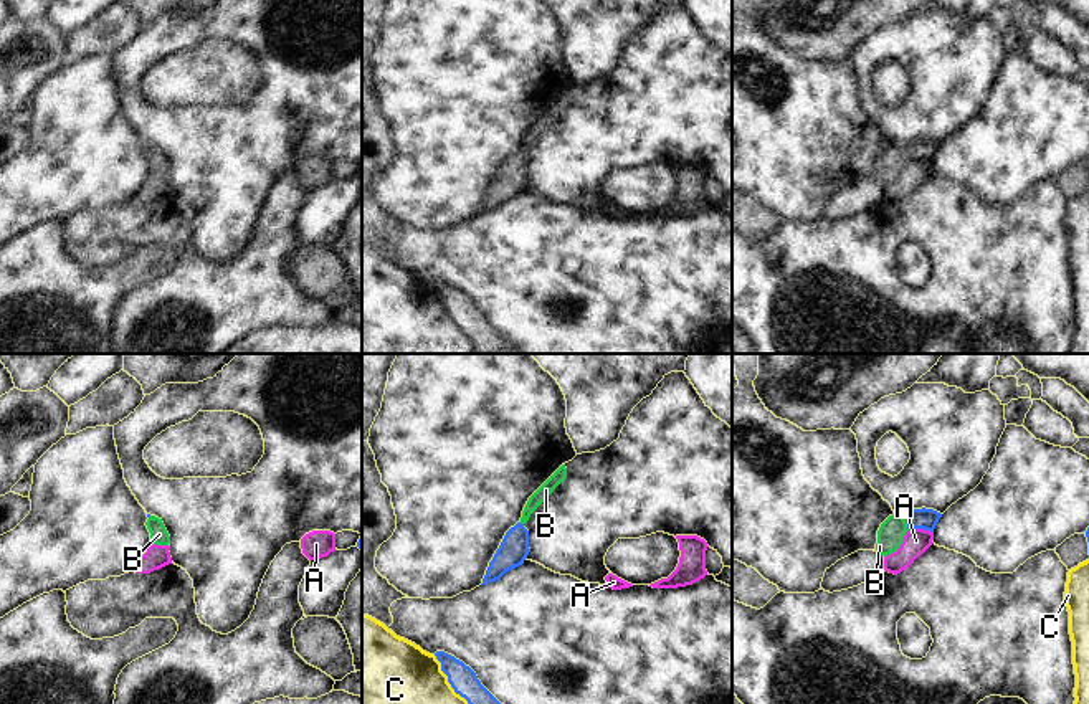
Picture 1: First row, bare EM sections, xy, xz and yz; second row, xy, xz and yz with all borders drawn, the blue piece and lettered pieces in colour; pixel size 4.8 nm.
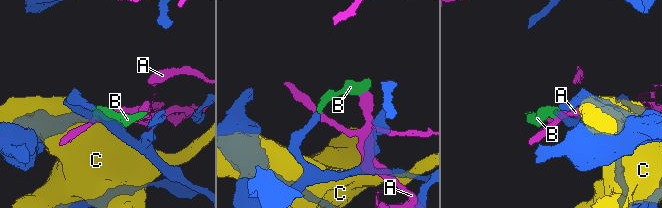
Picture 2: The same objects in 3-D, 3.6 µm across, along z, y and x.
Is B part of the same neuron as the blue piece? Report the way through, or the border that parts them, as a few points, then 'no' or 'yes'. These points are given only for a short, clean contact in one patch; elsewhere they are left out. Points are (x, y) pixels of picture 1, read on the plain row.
way yz (926, 149), (906, 151), (891, 162); yes

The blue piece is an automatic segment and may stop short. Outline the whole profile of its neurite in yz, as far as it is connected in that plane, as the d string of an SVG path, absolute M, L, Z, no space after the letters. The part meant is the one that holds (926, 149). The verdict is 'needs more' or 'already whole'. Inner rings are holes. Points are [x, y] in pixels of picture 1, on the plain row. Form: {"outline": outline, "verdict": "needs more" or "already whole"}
{"outline": "M925 137L911 139L906 145L889 145L877 160L877 183L886 187L896 182L909 159L924 159L934 162L940 147L940 142Z", "verdict": "needs more"}

